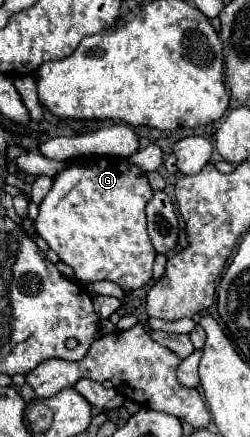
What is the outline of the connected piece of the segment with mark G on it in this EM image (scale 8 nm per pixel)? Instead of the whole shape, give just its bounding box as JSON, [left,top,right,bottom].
[34,157,154,291]

